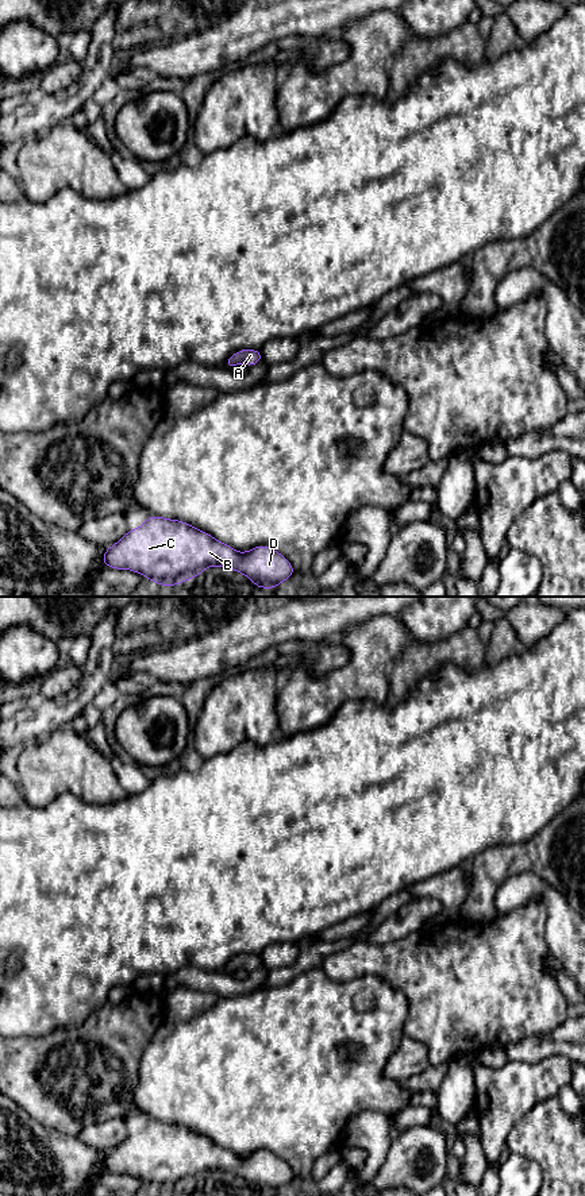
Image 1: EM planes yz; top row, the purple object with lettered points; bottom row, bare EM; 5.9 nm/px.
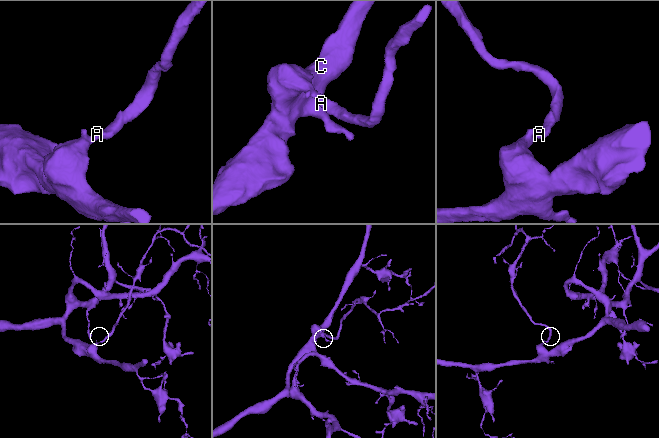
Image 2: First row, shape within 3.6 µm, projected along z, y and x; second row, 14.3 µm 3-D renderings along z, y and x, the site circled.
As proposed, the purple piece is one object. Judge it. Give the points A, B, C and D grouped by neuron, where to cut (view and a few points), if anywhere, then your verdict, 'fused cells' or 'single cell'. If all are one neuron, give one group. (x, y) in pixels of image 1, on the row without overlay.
A B C D; no cut; single cell

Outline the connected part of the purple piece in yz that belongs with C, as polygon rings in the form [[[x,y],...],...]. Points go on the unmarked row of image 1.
[[[154,1119],[108,1151],[100,1165],[108,1173],[142,1178],[162,1192],[197,1183],[207,1172],[235,1174],[258,1193],[270,1195],[296,1177],[290,1166],[269,1150],[240,1158],[188,1127]]]

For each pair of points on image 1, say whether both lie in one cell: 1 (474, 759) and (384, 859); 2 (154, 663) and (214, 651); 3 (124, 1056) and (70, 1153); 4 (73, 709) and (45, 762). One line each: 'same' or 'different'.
1: same
2: same
3: different
4: different

